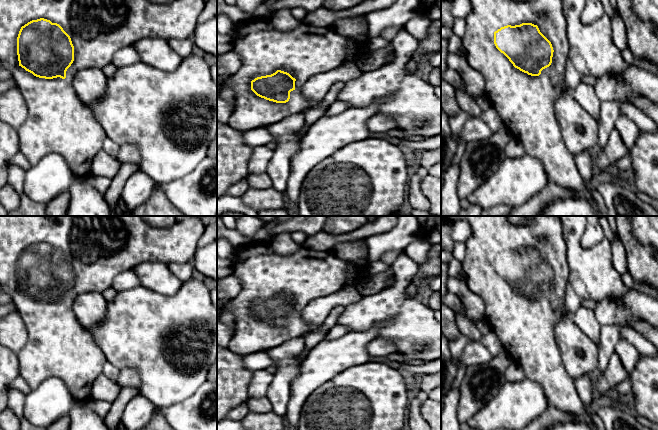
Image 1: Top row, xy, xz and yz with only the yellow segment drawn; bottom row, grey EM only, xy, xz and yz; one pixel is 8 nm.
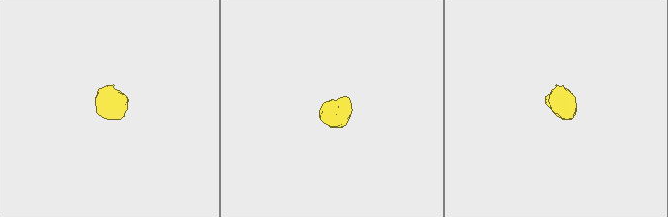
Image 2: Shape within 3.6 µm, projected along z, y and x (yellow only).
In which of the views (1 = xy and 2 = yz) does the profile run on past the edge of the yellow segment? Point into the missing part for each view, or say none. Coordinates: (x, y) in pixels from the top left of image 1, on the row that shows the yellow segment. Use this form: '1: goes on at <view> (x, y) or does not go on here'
1: goes on at xy (58, 121)
2: goes on at yz (525, 103)

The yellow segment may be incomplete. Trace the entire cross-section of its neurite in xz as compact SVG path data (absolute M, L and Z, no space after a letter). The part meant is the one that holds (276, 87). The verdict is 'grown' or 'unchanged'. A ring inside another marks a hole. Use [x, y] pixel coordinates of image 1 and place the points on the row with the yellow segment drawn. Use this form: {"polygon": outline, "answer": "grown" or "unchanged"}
{"polygon": "M255 20L237 25L235 37L232 39L233 49L241 57L240 69L225 79L221 79L217 85L217 91L221 92L225 87L231 87L234 91L236 106L228 120L228 125L239 131L245 132L252 129L264 128L296 113L303 113L316 108L319 102L311 101L302 94L304 84L315 75L332 71L347 60L348 47L352 45L358 56L358 60L370 52L367 42L371 33L363 38L350 38L339 34L334 27L315 28L304 22L291 31L278 31L269 25L258 25Z", "answer": "grown"}

